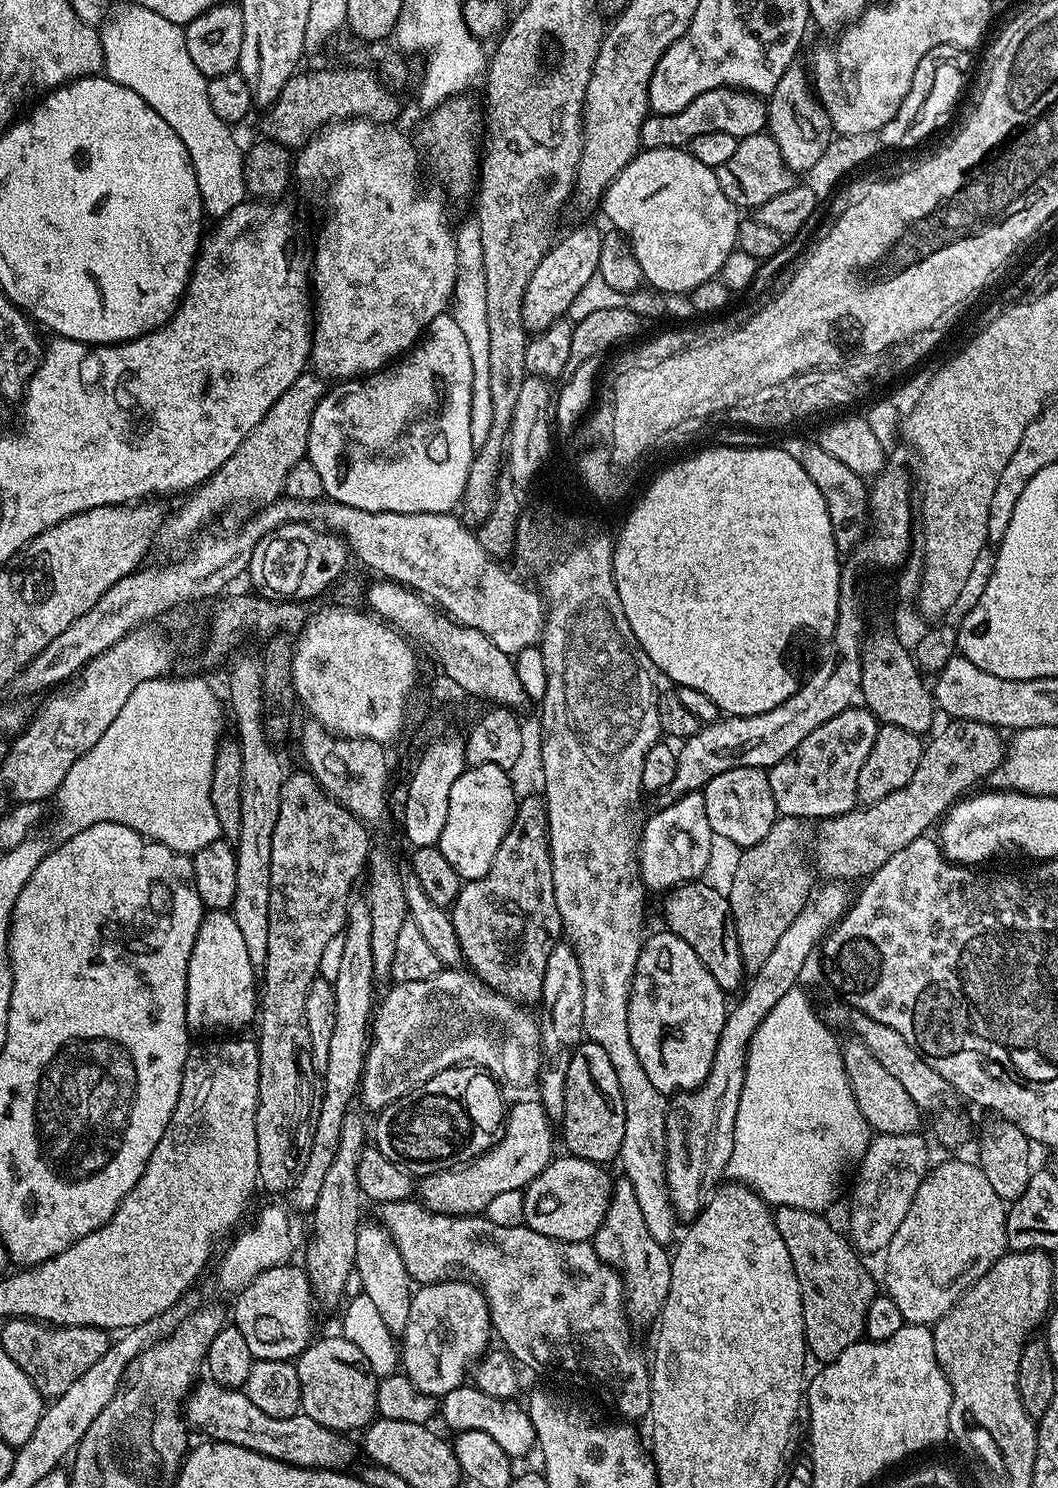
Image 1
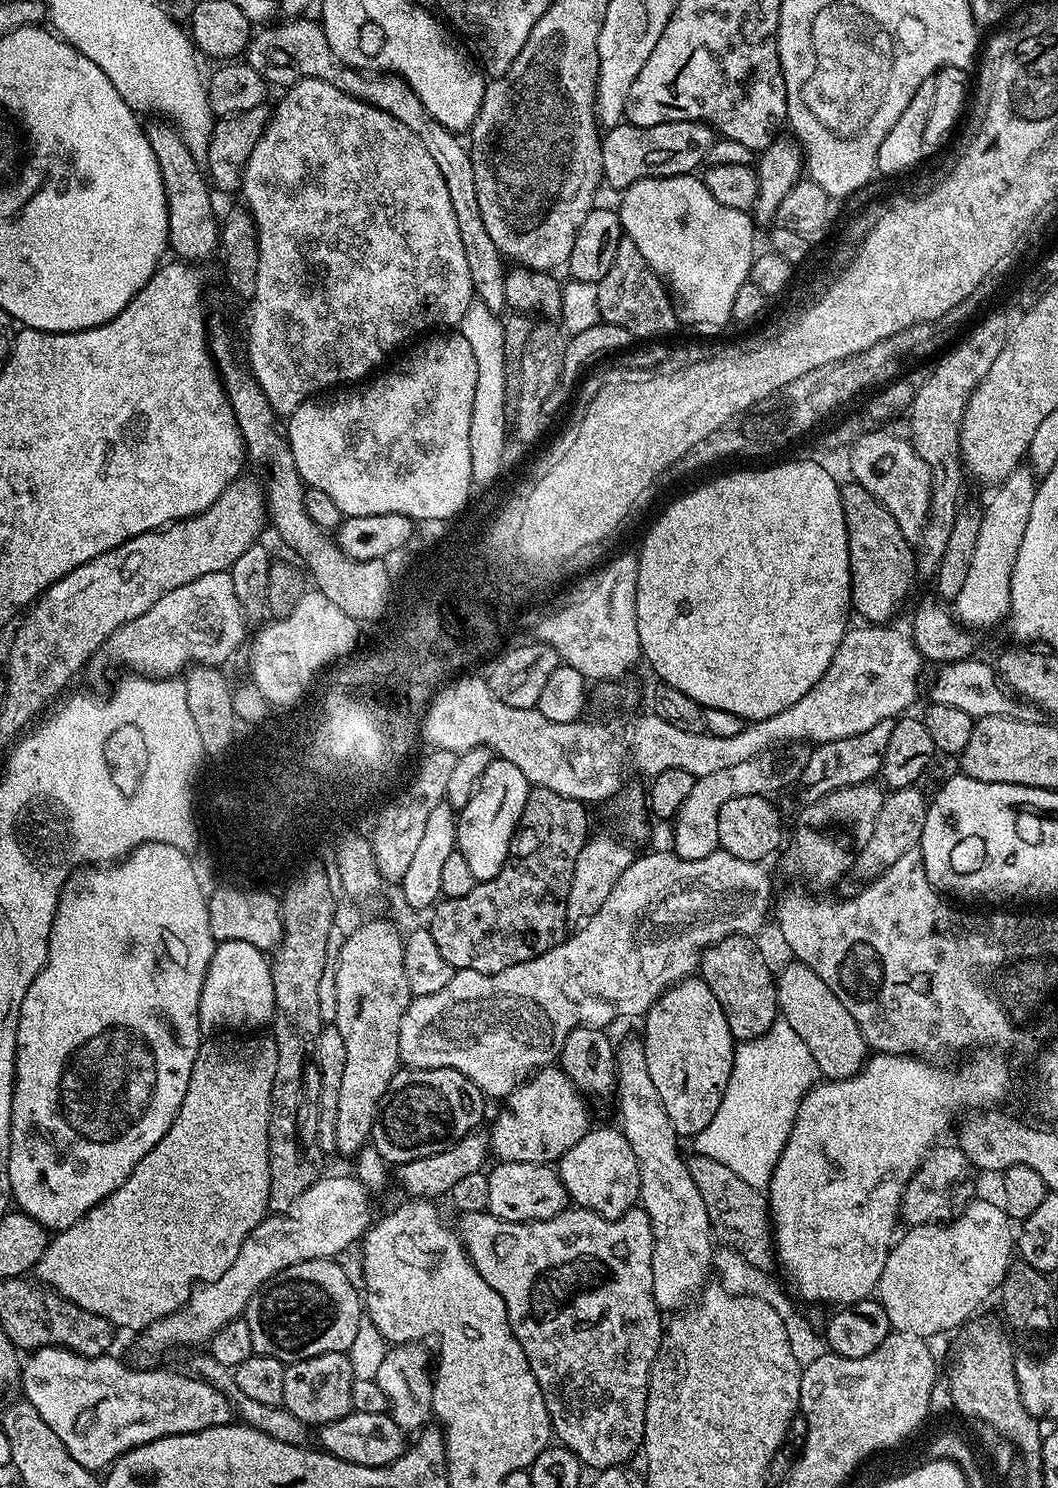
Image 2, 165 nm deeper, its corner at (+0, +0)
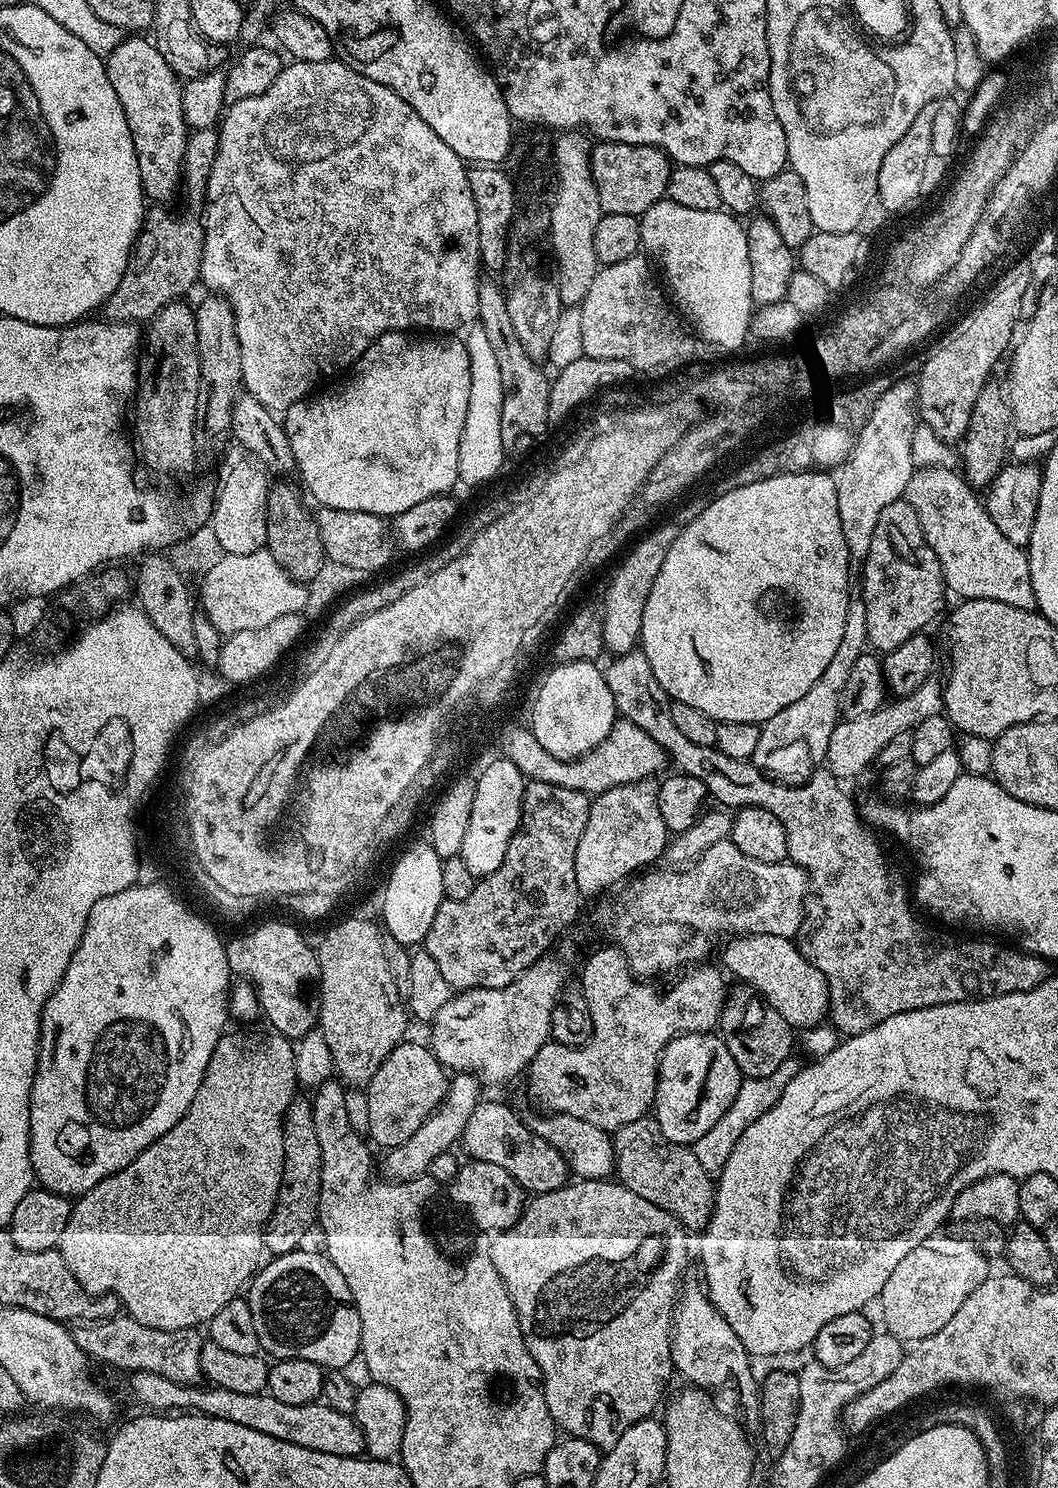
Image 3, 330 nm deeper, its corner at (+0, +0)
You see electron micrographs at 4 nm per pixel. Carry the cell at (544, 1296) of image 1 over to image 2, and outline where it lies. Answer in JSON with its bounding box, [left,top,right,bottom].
[458,1206,662,1470]

